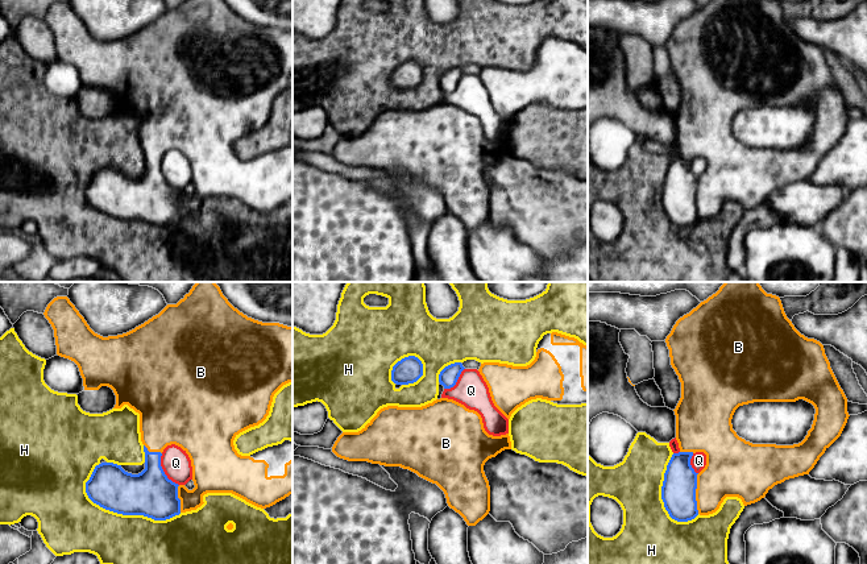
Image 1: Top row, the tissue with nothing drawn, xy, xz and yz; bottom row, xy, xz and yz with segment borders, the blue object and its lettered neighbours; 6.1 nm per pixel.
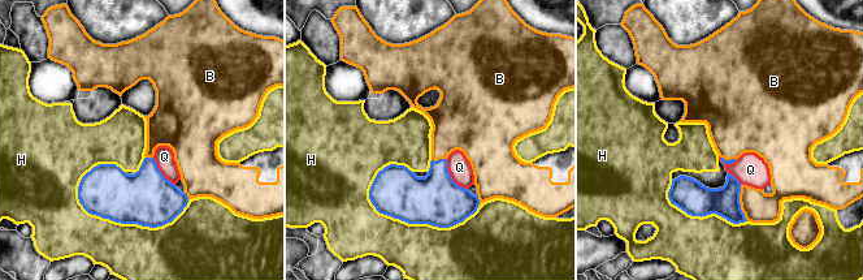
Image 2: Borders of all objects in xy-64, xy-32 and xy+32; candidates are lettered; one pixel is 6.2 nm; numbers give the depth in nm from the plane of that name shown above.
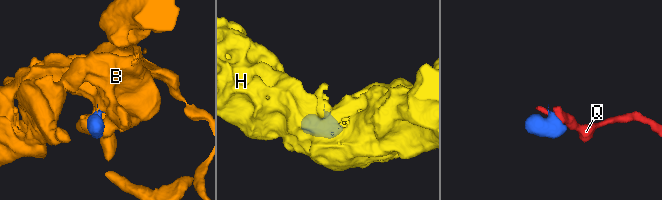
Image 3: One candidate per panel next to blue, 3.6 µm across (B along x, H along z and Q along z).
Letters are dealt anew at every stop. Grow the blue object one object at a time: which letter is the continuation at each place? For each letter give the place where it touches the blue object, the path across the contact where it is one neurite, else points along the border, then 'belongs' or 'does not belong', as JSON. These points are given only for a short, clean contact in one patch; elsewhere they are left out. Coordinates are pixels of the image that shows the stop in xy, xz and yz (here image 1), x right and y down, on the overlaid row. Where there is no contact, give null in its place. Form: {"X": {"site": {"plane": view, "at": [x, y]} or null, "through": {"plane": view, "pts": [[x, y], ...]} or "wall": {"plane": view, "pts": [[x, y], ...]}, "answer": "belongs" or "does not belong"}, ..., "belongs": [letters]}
{"B": {"site": {"plane": "yz", "at": [695, 493]}, "answer": "belongs"}, "H": {"site": {"plane": "xy", "at": [128, 514]}, "answer": "does not belong"}, "Q": {"site": {"plane": "xy", "at": [162, 471]}, "wall": {"plane": "xy", "pts": [[161, 453], [164, 473], [178, 485]]}, "answer": "does not belong"}, "belongs": ["B"]}

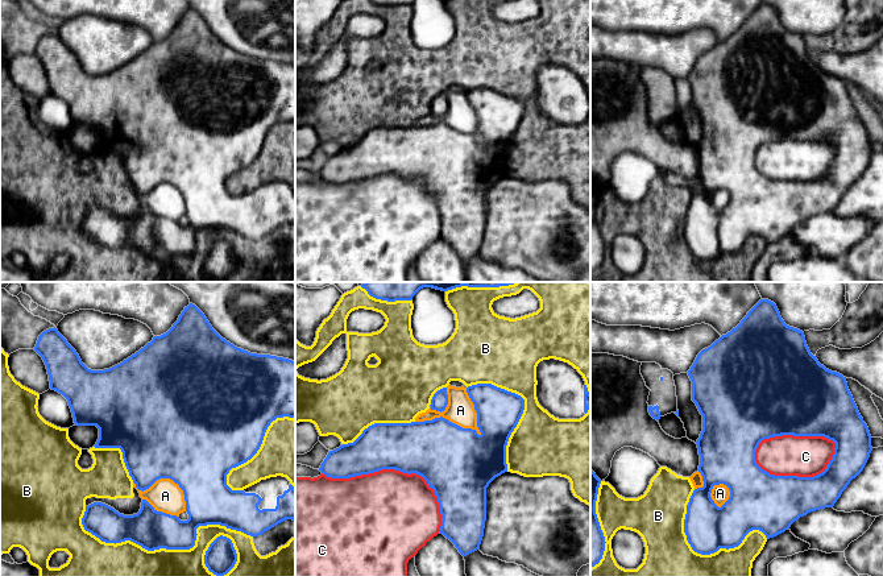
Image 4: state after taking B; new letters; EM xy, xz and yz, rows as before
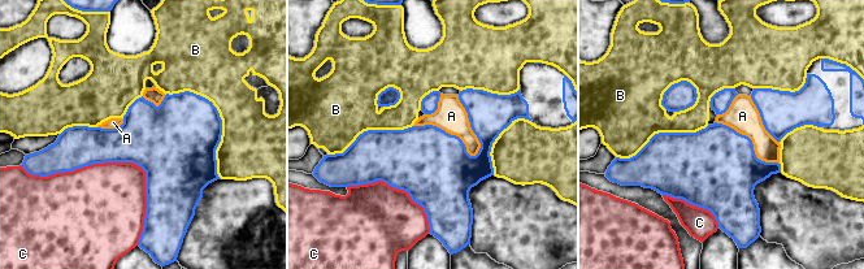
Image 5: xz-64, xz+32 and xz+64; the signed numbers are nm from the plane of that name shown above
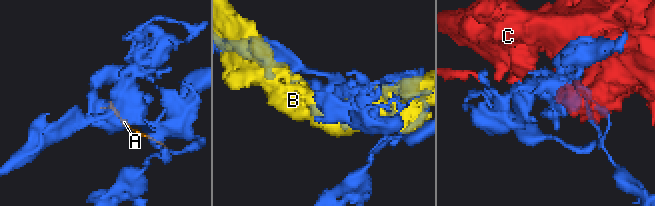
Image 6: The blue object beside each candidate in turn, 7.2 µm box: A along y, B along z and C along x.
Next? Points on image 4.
{"A": {"site": {"plane": "xz", "at": [447, 419]}, "answer": "does not belong"}, "B": {"site": {"plane": "xy", "at": [170, 548]}, "answer": "does not belong"}, "C": {"site": {"plane": "yz", "at": [788, 434]}, "answer": "does not belong"}, "belongs": []}

